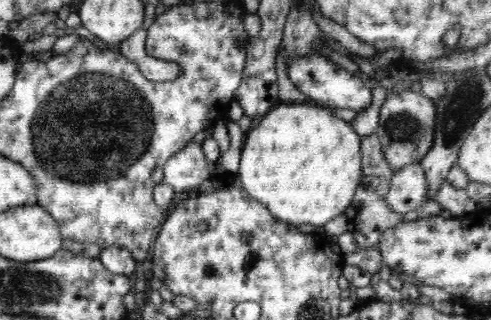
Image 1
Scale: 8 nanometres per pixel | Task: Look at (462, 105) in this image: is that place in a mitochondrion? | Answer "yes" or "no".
yes

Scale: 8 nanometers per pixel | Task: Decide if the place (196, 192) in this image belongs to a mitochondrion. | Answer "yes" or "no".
no

